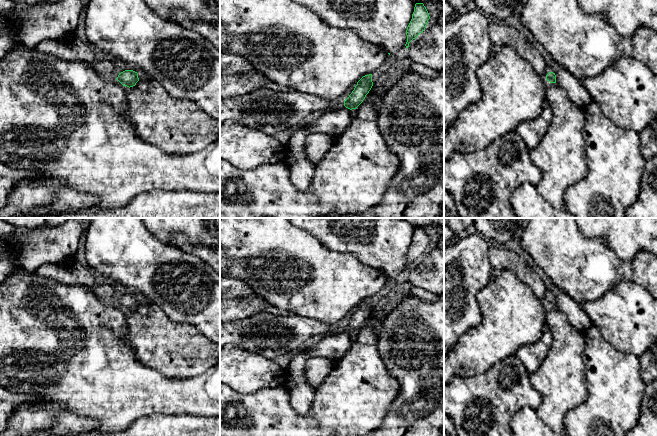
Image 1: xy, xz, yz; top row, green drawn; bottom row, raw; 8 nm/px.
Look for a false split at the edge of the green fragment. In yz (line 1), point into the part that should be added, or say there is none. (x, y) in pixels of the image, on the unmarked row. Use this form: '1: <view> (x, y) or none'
1: yz (577, 317)

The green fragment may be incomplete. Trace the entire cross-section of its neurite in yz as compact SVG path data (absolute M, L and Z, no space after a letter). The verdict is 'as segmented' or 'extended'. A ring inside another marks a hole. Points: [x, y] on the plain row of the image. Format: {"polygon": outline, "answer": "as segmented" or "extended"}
{"polygon": "M564 292L555 297L549 296L546 299L546 304L550 307L556 307L564 313L570 324L577 330L586 331L592 326L588 315L581 305Z", "answer": "extended"}

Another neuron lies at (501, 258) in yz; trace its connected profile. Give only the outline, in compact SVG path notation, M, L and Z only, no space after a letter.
M490 243L489 258L493 268L512 271L539 299L546 300L550 296L543 279L521 255L508 250L503 245Z

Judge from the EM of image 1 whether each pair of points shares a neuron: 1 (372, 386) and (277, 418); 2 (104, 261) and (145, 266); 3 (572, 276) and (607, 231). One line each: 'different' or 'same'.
1: same
2: same
3: different

